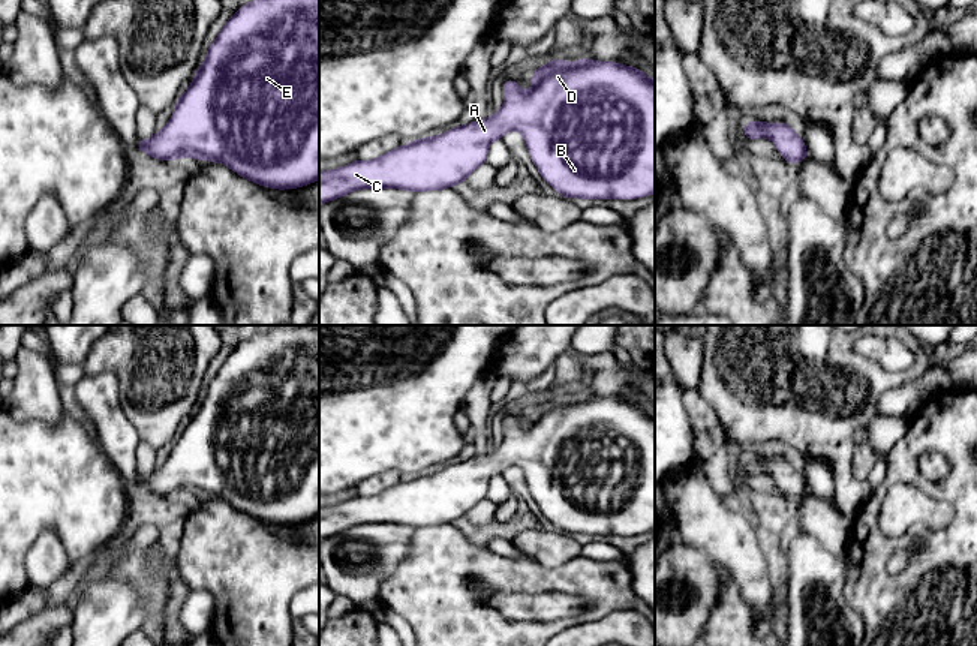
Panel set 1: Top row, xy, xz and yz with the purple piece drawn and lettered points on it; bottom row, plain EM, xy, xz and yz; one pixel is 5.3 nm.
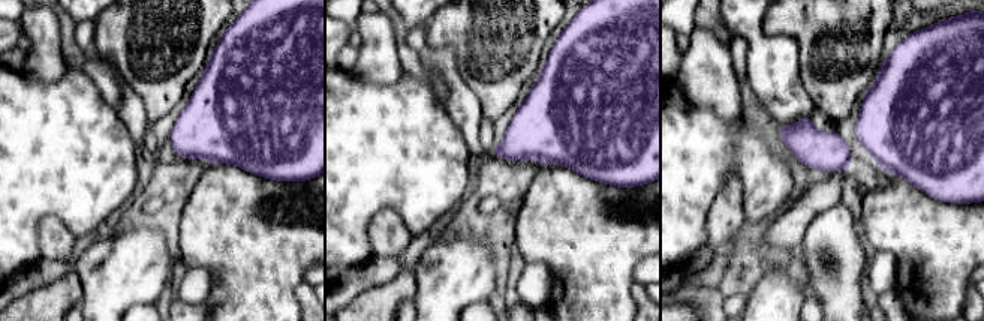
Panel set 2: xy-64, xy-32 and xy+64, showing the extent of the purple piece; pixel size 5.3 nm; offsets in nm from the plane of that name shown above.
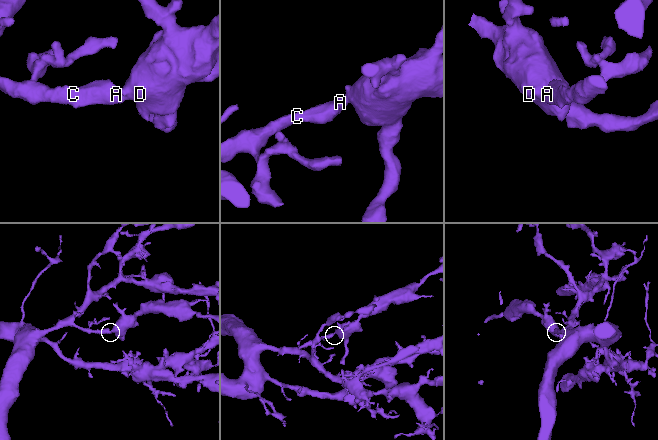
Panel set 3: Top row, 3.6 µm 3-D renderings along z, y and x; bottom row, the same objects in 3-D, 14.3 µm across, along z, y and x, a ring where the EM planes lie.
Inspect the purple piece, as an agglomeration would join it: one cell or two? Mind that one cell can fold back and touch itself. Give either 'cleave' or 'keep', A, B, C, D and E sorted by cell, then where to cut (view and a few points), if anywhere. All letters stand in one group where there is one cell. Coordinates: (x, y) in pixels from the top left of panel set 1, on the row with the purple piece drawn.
keep; groups A B C D E; cut none

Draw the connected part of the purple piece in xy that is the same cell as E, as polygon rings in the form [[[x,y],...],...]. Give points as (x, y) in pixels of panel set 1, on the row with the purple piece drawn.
[[[252,0],[238,7],[208,48],[190,87],[178,97],[171,120],[148,139],[138,138],[136,150],[159,160],[195,157],[219,162],[246,180],[279,190],[307,186],[319,180],[319,0]]]

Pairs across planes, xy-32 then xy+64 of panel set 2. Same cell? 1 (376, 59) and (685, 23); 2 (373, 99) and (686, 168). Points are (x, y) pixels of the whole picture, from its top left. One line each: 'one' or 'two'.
1: two
2: one

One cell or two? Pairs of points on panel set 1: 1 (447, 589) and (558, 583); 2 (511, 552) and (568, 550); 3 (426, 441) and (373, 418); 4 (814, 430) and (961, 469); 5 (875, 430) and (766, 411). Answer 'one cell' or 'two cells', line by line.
1: one cell
2: two cells
3: one cell
4: two cells
5: two cells

